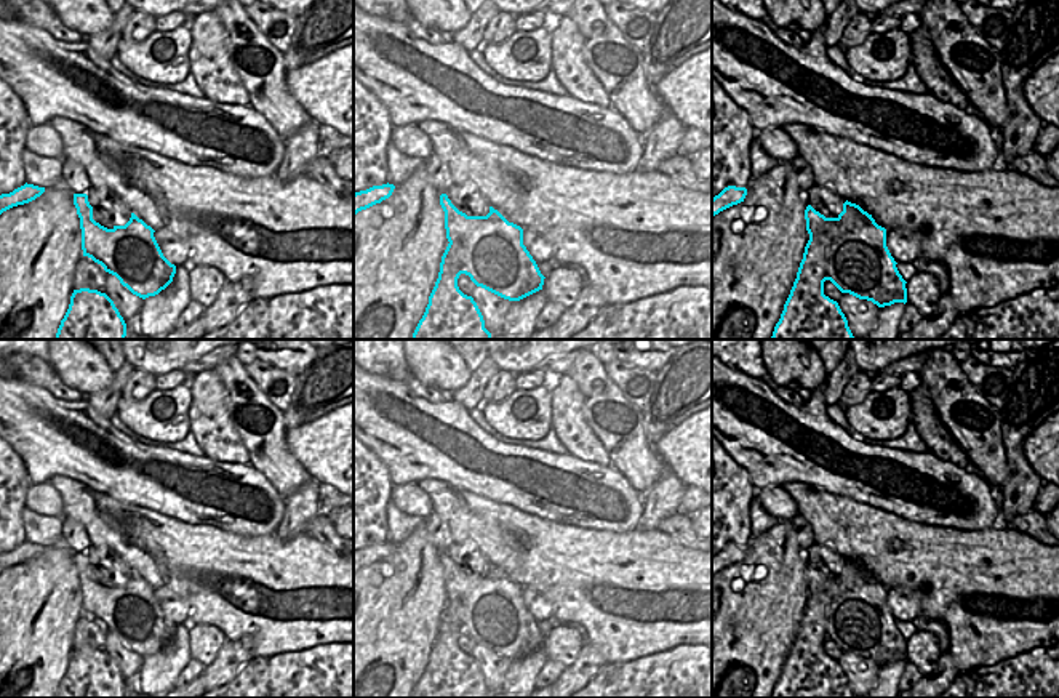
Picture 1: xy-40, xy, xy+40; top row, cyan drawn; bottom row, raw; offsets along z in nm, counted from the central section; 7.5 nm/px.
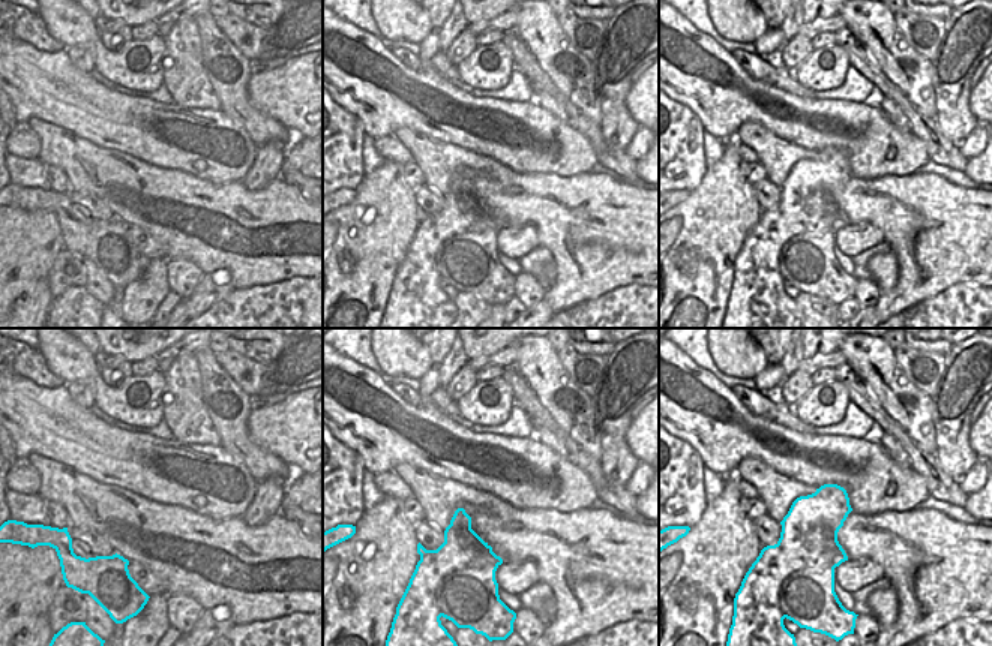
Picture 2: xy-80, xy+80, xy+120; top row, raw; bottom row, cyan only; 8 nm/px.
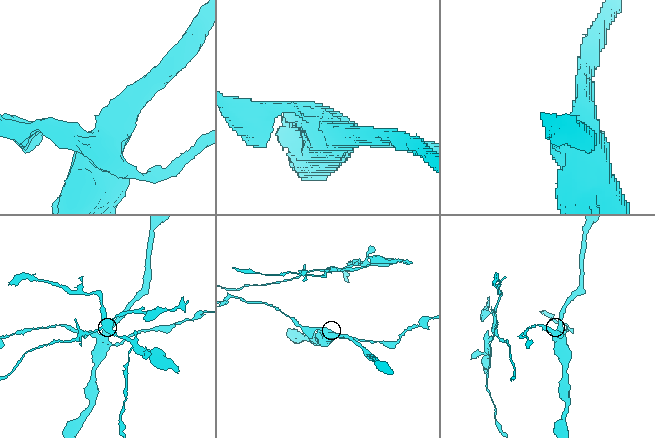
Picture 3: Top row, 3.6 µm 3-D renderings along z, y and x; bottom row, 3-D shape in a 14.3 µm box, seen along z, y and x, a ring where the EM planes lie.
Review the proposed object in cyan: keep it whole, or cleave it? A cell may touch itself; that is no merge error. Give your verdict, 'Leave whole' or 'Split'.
Split.

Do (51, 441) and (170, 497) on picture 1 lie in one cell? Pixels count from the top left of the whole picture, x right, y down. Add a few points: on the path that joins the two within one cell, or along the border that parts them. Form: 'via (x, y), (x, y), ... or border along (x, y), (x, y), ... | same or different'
via (80, 450), (104, 468), (133, 473), (141, 477) | same

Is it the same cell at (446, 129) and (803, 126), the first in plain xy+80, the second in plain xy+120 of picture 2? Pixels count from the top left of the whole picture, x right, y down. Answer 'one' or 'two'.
one

